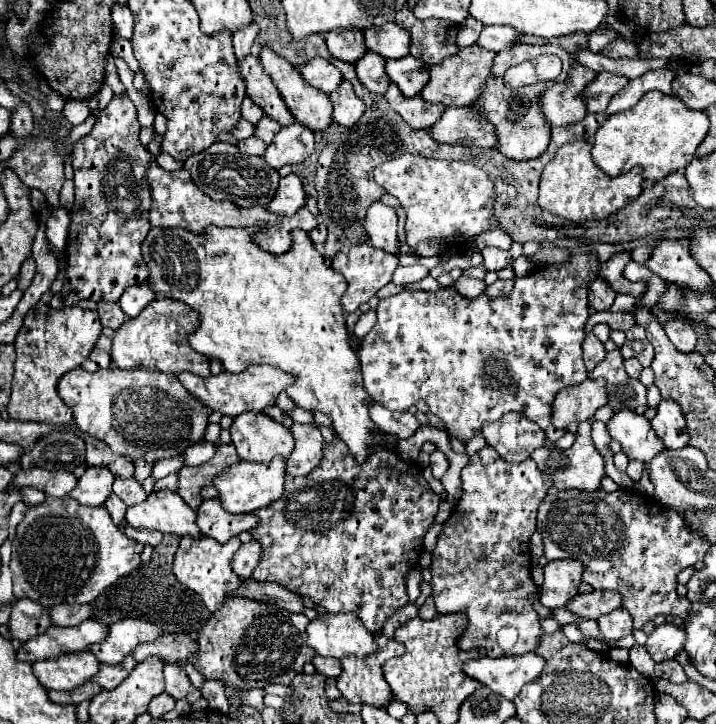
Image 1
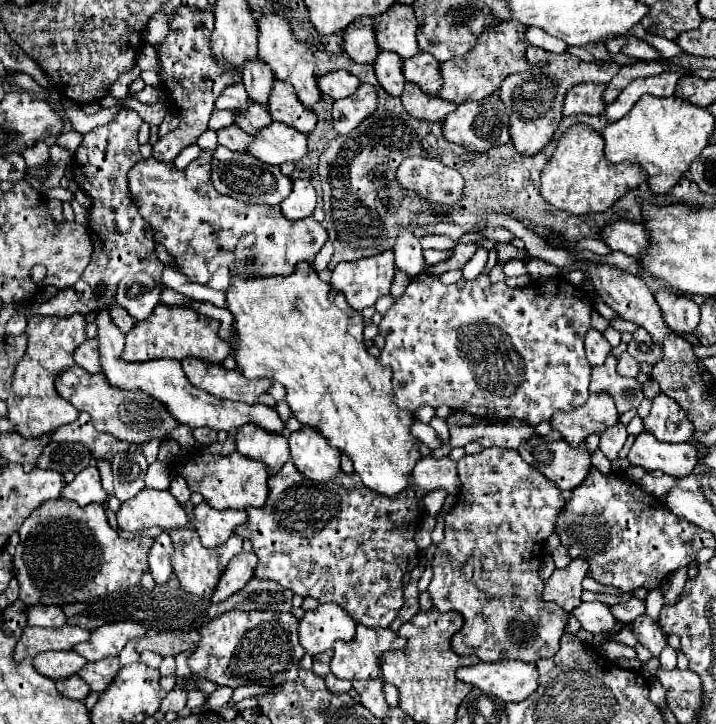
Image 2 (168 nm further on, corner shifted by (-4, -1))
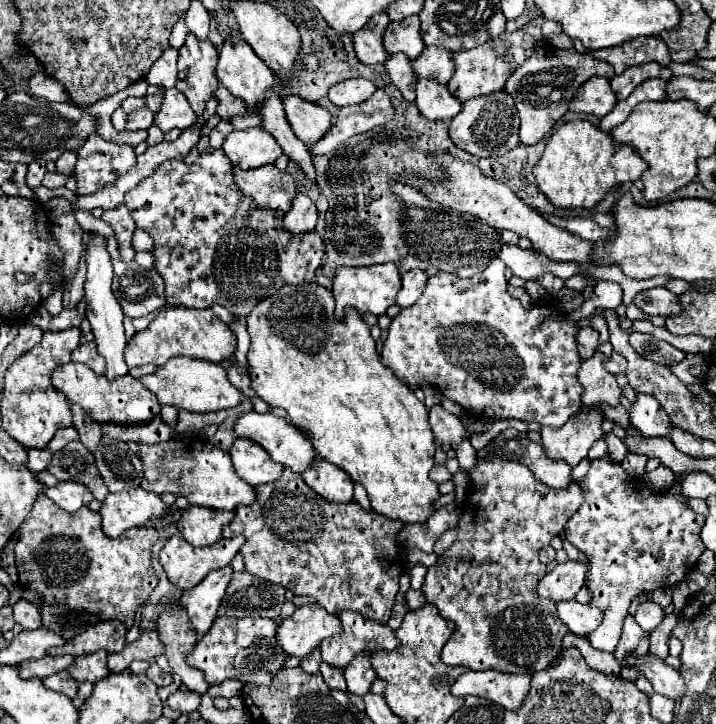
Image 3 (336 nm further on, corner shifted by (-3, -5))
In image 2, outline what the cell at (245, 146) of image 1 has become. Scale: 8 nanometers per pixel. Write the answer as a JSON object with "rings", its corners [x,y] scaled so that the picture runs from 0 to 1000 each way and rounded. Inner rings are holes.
{"rings":[[[320,174],[303,182],[306,188],[306,199],[320,204],[320,207],[345,207],[345,202],[353,196],[353,188],[339,182],[334,174]]]}

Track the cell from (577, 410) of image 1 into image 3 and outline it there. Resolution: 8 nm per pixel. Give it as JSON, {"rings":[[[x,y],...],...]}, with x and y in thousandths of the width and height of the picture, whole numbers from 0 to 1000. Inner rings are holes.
{"rings":[[[827,566],[827,569],[807,569],[807,572],[799,572],[796,580],[779,591],[779,594],[771,594],[768,588],[757,588],[754,591],[754,613],[757,619],[763,622],[763,630],[768,635],[788,635],[793,644],[804,644],[810,635],[816,635],[821,630],[821,622],[824,616],[844,599],[838,586],[841,586],[844,575],[838,566]]]}

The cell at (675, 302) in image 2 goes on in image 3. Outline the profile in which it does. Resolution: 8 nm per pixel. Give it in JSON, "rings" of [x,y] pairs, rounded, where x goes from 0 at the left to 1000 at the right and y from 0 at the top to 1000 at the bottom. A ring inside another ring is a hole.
{"rings":[[[925,395],[891,403],[883,417],[899,434],[908,434],[908,436],[936,436],[936,434],[953,431],[953,425],[947,420],[947,409],[939,406],[933,398],[925,398]]]}

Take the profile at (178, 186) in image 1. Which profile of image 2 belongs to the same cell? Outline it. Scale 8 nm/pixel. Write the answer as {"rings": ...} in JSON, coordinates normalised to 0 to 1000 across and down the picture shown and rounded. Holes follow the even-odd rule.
{"rings":[[[284,207],[281,215],[256,235],[247,235],[242,227],[222,224],[219,218],[197,221],[180,235],[183,271],[191,276],[197,298],[211,309],[211,315],[216,320],[216,334],[228,337],[233,343],[233,348],[239,354],[244,354],[247,365],[256,370],[256,376],[264,381],[264,387],[292,395],[297,401],[314,403],[320,398],[323,376],[334,376],[339,384],[401,381],[409,376],[415,362],[420,362],[420,359],[437,362],[446,343],[457,334],[457,318],[448,312],[448,307],[443,307],[440,301],[423,301],[418,307],[406,307],[406,304],[395,301],[390,285],[342,282],[323,271],[306,268],[292,249],[295,213],[297,213],[295,207]]]}

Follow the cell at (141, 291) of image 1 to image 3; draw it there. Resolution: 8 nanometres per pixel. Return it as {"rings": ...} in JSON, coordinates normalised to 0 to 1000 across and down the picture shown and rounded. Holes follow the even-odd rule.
{"rings":[[[159,343],[156,401],[179,439],[207,436],[232,423],[229,390],[218,373],[204,373],[190,362],[170,362]]]}

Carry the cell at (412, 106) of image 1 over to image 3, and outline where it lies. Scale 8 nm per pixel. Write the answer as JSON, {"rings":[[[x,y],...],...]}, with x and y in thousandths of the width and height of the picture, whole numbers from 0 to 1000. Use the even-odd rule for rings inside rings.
{"rings":[[[584,110],[581,133],[584,152],[601,166],[628,169],[645,152],[645,141],[640,141],[640,135],[634,135],[626,122],[609,110]]]}

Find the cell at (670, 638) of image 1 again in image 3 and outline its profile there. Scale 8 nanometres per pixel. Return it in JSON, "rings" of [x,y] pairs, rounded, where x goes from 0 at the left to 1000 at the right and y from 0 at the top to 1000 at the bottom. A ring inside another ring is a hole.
{"rings":[[[874,851],[872,862],[869,862],[869,878],[866,878],[866,887],[863,887],[860,901],[858,901],[860,910],[870,914],[874,903],[880,903],[883,898],[888,898],[894,881],[897,881],[897,867],[885,859],[883,851]]]}

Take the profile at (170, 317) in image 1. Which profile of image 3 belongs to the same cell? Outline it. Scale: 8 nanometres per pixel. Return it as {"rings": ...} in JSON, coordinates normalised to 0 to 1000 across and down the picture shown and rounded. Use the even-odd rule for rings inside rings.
{"rings":[[[240,425],[223,428],[209,450],[198,459],[190,459],[176,478],[176,503],[179,506],[229,506],[243,492],[263,492],[291,500],[318,497],[330,483],[330,464],[296,428],[271,428],[271,425]]]}

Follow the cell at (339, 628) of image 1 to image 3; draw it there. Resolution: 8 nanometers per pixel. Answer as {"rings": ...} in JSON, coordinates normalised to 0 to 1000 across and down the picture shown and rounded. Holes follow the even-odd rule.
{"rings":[[[427,834],[411,843],[408,851],[388,862],[388,890],[397,903],[425,909],[433,903],[453,881],[475,876],[478,865],[472,854],[455,845],[444,834]]]}

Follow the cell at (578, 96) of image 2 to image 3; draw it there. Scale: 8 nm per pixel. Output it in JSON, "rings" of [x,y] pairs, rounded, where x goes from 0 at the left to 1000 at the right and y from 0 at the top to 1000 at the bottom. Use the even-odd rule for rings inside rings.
{"rings":[[[835,105],[824,108],[824,113],[816,113],[807,124],[807,130],[796,141],[799,155],[816,155],[816,157],[830,157],[830,160],[846,160],[858,144],[863,141],[860,130],[855,133],[852,110]]]}

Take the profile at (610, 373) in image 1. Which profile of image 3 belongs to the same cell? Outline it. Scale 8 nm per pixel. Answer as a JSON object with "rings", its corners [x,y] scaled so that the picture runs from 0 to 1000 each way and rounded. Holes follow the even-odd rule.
{"rings":[[[830,486],[827,494],[813,497],[813,506],[807,511],[807,528],[813,530],[813,558],[838,558],[846,555],[852,561],[860,561],[869,541],[860,530],[858,517],[852,517],[844,508],[846,492],[841,486]]]}

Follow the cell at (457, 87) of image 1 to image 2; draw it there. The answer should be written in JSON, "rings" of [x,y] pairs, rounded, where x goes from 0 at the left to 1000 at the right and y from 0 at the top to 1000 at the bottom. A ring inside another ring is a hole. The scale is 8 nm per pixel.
{"rings":[[[697,28],[697,33],[683,36],[680,44],[672,47],[672,52],[661,69],[655,69],[644,80],[633,80],[633,83],[624,83],[616,88],[619,119],[610,133],[619,138],[627,138],[627,141],[635,141],[635,144],[672,138],[672,135],[694,127],[700,113],[711,102],[736,97],[736,86],[730,80],[730,72],[736,64],[728,58],[730,41],[733,41],[733,36],[728,36],[719,28]]]}

